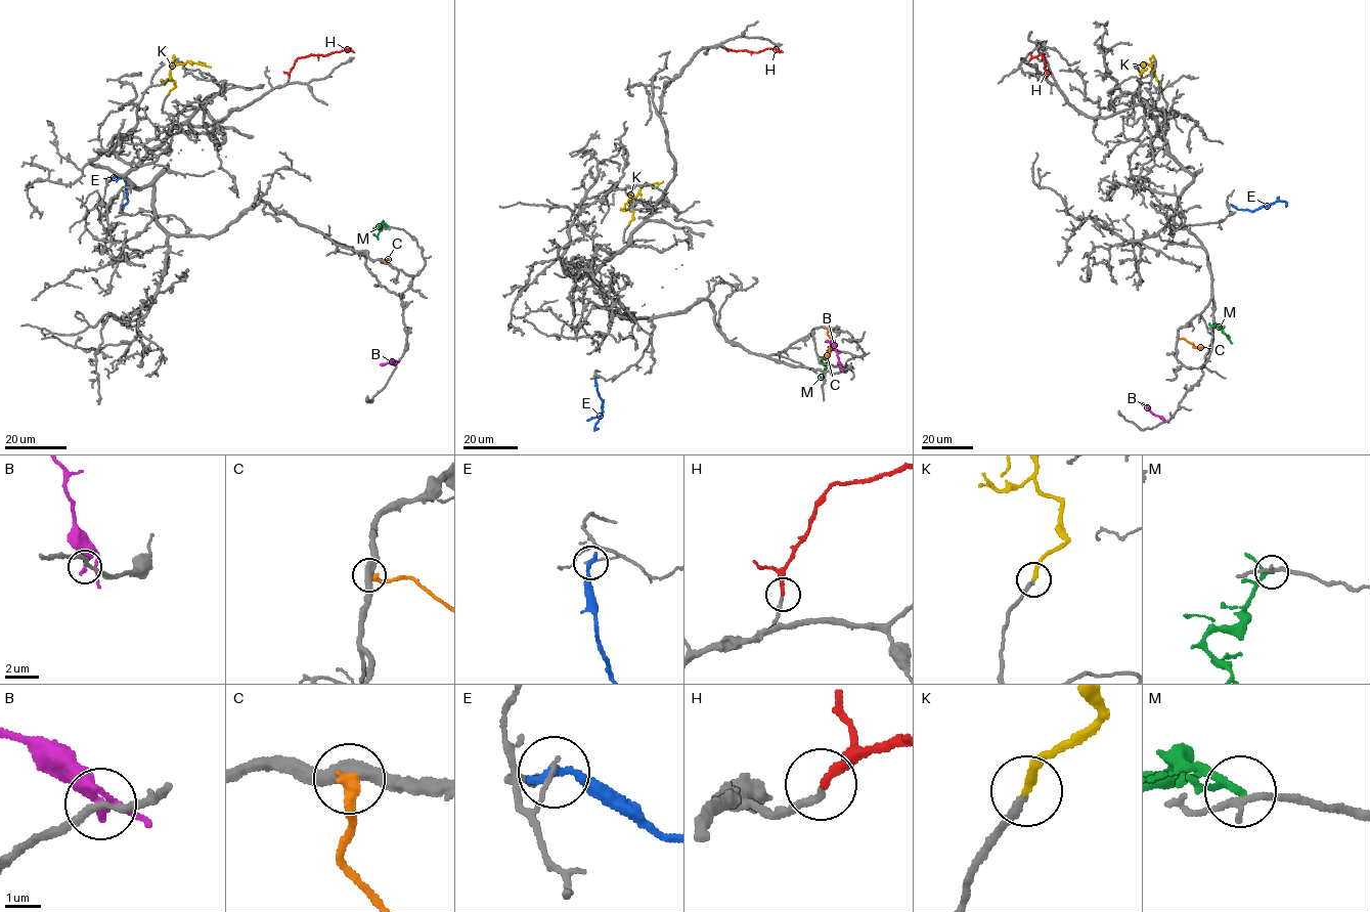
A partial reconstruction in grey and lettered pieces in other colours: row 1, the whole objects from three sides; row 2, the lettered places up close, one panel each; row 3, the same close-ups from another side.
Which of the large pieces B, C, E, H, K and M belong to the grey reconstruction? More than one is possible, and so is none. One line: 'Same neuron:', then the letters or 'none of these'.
Same neuron: H

